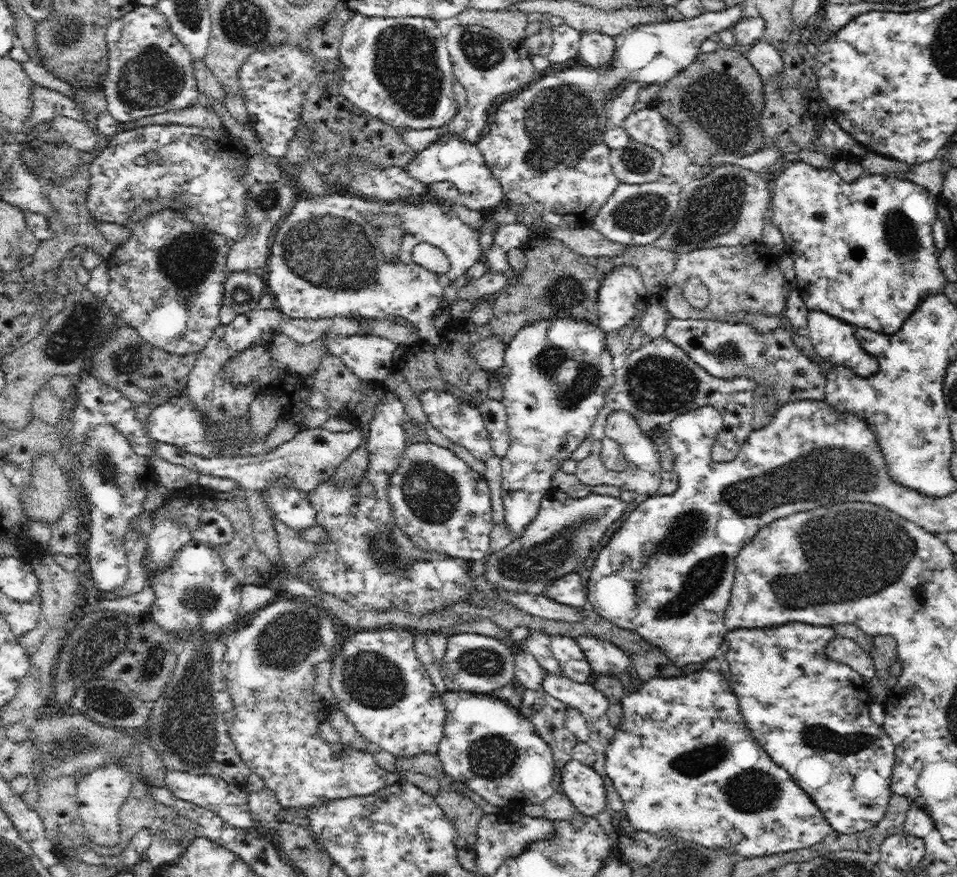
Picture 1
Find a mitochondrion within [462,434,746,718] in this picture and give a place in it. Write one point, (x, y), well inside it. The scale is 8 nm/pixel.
(703, 579)

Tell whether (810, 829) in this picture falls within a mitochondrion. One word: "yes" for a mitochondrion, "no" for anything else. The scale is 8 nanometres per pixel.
no

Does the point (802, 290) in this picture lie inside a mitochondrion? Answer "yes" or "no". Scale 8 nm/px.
no

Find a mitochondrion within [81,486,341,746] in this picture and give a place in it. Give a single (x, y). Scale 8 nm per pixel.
(290, 638)

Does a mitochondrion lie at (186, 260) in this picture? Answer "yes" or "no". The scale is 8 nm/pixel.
yes

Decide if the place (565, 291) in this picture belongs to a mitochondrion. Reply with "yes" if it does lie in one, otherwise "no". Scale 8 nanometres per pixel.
yes

